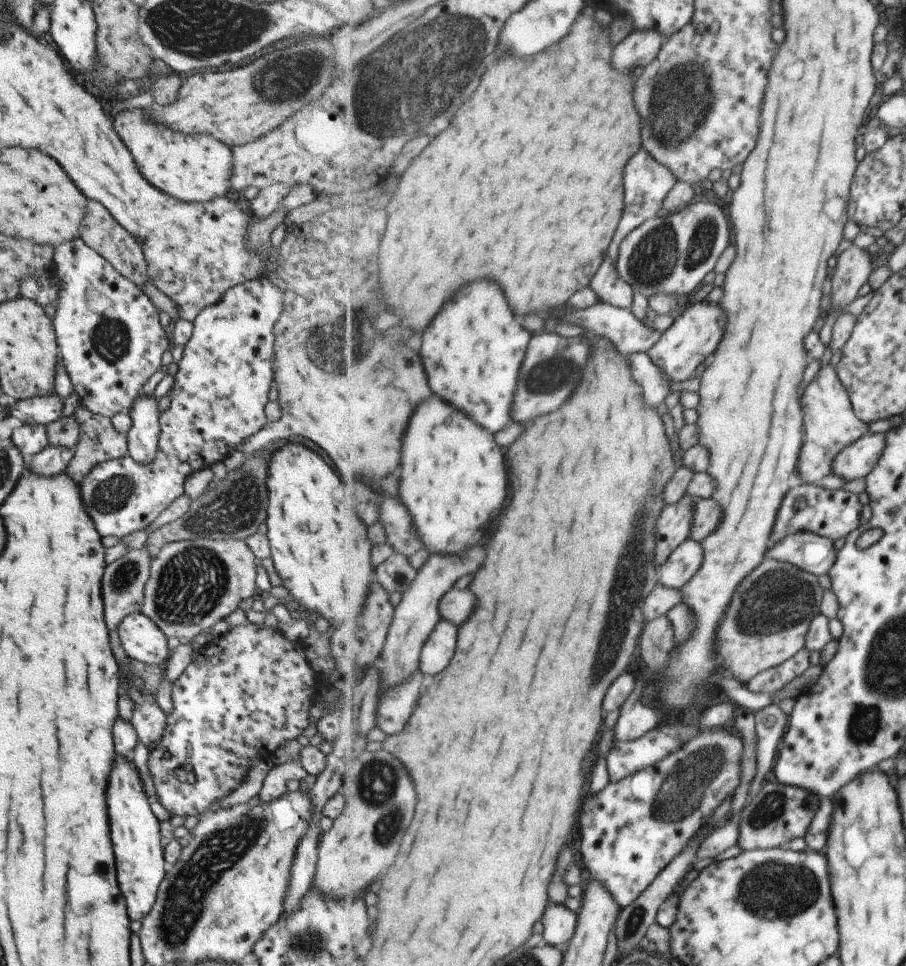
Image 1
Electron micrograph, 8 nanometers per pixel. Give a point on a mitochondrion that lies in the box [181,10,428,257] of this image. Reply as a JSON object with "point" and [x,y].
{"point":[282,80]}

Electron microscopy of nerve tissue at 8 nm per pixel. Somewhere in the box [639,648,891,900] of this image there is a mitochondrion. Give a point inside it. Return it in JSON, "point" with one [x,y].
{"point":[681,792]}

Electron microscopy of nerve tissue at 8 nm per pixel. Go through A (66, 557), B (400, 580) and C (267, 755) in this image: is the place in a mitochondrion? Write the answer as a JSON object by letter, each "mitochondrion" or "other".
{"A":"other","B":"mitochondrion","C":"other"}

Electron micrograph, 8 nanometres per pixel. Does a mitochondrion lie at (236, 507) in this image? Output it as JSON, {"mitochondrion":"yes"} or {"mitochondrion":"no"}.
{"mitochondrion":"yes"}

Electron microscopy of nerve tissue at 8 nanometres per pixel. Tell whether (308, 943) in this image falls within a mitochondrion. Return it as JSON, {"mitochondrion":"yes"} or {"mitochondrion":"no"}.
{"mitochondrion":"yes"}

